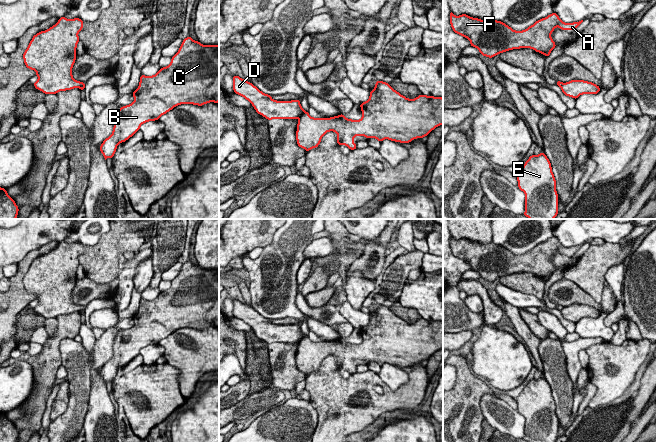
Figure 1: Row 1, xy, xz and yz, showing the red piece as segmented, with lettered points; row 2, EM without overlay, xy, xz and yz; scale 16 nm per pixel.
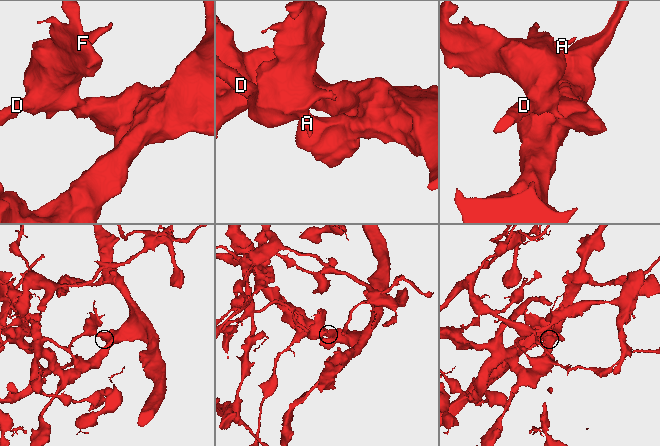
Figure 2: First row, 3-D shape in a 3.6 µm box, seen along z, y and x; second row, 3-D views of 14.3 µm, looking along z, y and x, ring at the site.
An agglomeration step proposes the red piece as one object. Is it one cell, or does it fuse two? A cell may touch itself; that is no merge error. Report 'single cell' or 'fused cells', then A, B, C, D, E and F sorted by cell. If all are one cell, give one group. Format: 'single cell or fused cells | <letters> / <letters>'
fused cells | A D F / B C E

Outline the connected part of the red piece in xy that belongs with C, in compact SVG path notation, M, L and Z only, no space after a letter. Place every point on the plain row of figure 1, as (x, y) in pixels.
M191 261L183 263L171 287L153 300L141 299L138 312L132 317L134 326L119 332L114 342L112 358L100 370L105 384L113 382L117 370L132 361L140 350L159 342L181 328L202 330L219 326L219 269L203 269Z

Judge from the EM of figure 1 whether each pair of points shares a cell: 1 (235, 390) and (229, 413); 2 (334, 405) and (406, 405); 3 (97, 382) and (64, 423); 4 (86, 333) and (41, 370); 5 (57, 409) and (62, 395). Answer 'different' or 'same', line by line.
1: different
2: same
3: different
4: different
5: same

